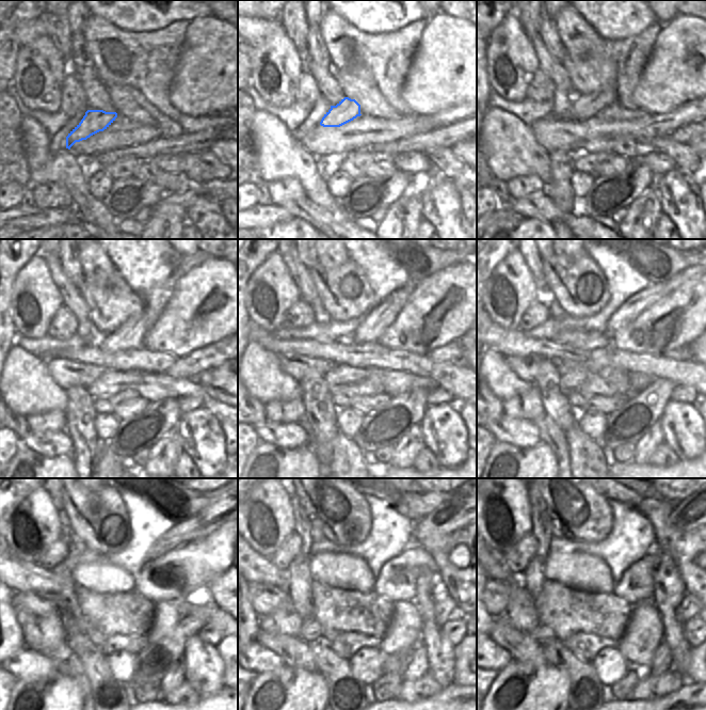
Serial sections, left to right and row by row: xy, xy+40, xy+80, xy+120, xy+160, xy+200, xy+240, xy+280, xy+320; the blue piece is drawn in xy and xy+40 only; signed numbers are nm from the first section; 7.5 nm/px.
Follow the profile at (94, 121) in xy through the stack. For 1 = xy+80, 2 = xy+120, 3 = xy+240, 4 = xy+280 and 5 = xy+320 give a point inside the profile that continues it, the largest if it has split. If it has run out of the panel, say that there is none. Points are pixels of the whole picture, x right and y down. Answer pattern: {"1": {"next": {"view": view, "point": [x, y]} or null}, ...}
{"1": {"next": {"view": "xy+80", "point": [584, 107]}}, "2": {"next": {"view": "xy+120", "point": [130, 335]}}, "3": {"next": {"view": "xy+240", "point": [215, 515]}}, "4": {"next": {"view": "xy+280", "point": [454, 514]}}, "5": {"next": {"view": "xy+320", "point": [693, 511]}}}

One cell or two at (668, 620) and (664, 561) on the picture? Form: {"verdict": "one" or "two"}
{"verdict": "one"}

